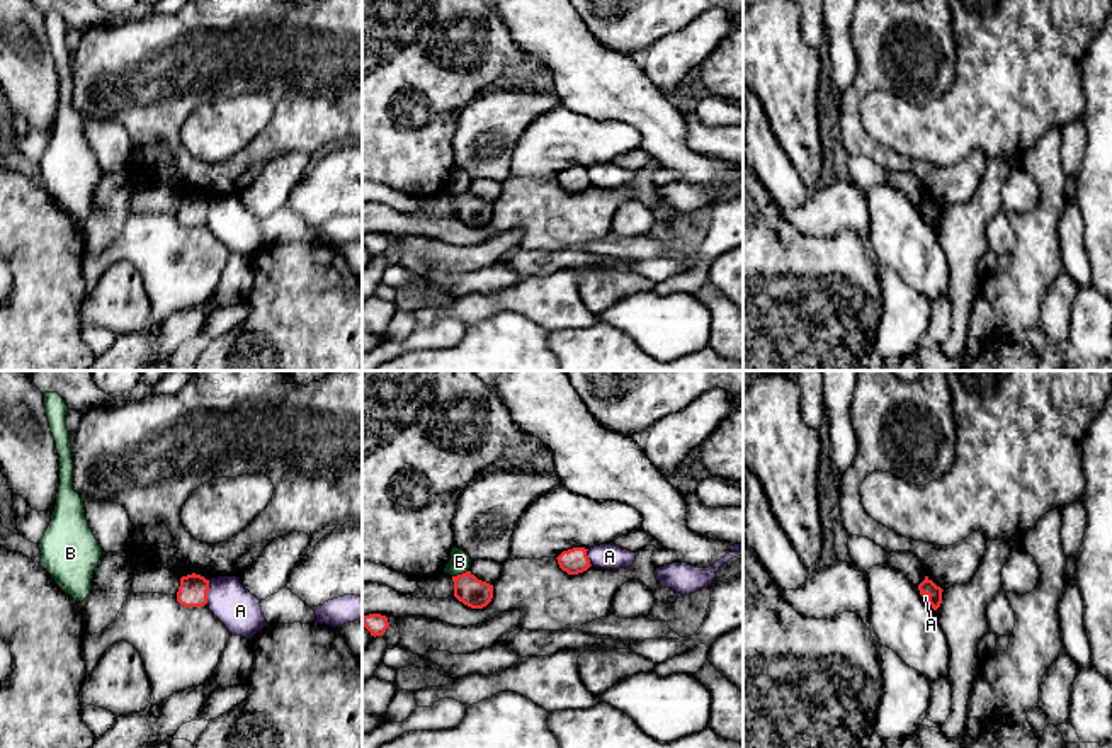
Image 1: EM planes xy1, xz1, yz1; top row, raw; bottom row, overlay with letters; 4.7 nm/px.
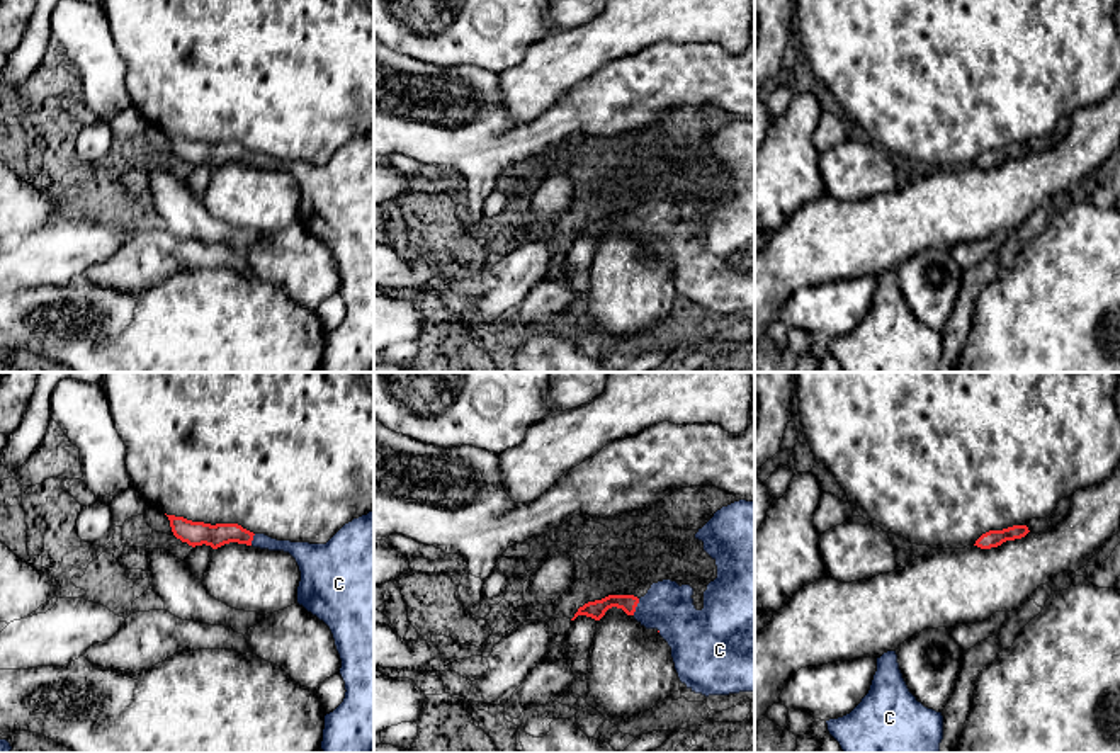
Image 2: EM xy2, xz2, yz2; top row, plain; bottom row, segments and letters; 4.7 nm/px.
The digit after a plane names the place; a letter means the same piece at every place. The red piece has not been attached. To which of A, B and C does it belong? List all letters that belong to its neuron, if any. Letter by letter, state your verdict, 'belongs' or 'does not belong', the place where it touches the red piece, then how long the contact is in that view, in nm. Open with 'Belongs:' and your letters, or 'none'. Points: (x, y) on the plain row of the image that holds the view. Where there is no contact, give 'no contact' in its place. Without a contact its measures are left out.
Belongs: C
A: does not belong; meets red in xy1 at (208, 209); contact 120 nm long
B: does not belong; meets red in xz1 at (459, 194); contact 90 nm long
C: belongs; meets red in xz2 at (636, 225); contact 90 nm long

